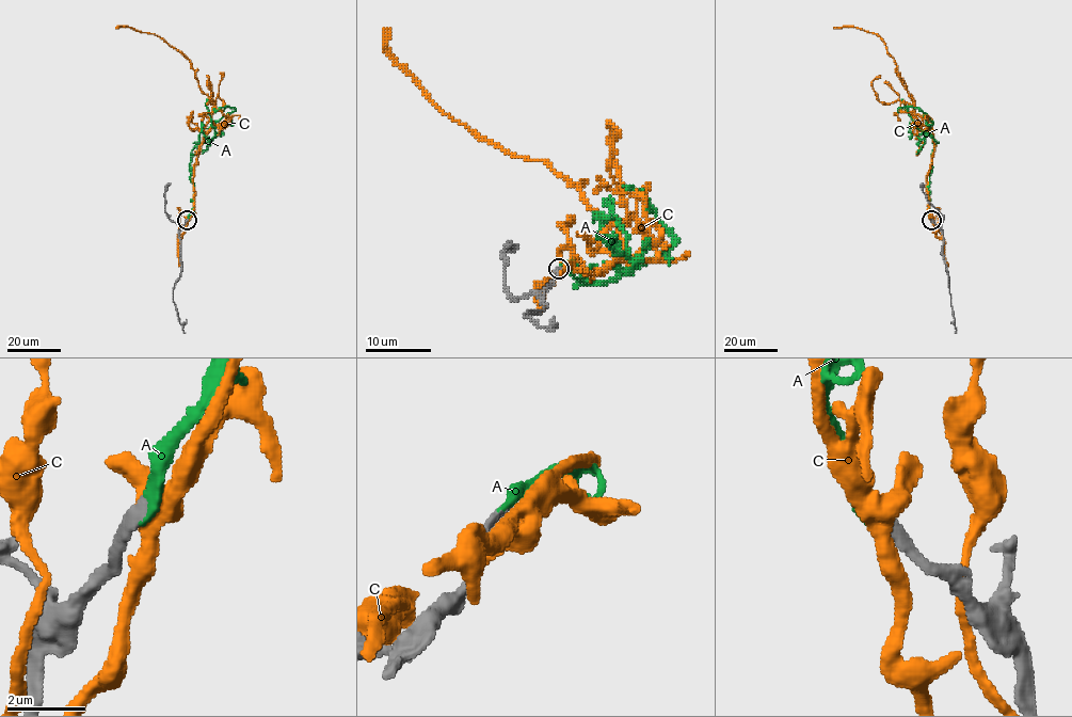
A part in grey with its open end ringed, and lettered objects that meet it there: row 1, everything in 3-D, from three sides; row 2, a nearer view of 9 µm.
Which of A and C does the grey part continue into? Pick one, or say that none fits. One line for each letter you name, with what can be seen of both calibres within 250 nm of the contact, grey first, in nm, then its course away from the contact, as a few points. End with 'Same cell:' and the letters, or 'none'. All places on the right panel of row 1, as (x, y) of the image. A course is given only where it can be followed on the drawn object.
A: 340 nm thick on the grey side, 280 nm on the other; it runs (931, 220), (928, 189), (933, 148), (929, 128), (932, 123), (917, 109), (897, 109)
Same cell: A

